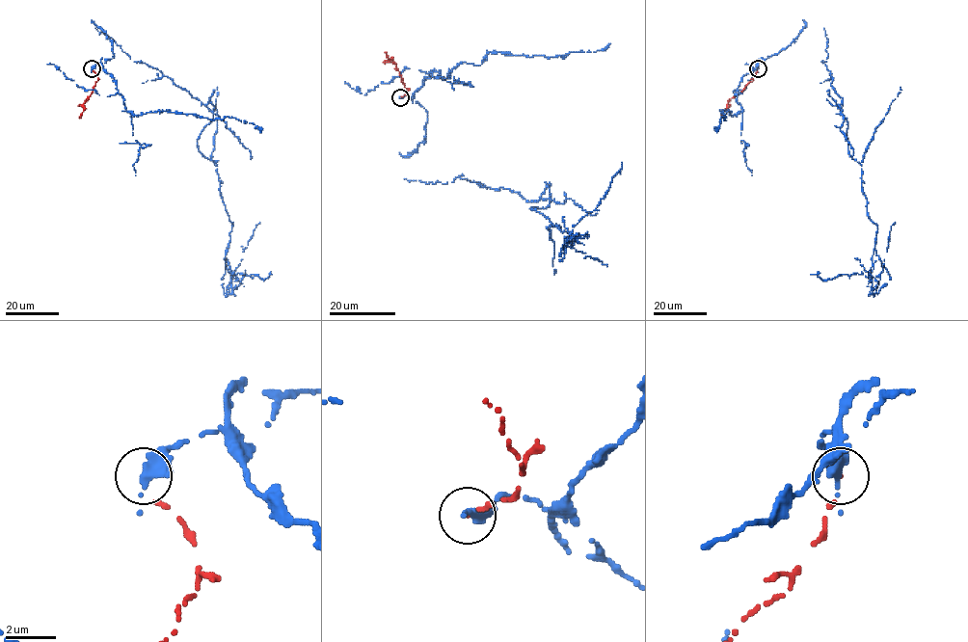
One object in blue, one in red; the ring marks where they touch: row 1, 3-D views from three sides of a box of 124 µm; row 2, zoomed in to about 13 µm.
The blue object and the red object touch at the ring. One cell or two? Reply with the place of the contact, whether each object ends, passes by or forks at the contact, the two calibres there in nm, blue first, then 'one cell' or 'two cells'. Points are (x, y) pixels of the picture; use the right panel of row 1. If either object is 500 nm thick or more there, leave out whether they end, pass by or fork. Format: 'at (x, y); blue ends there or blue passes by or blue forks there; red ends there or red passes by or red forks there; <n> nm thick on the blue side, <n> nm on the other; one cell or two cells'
at (758, 68); blue passes by; red ends there; 320 nm thick on the blue side, 50 nm on the other; two cells

